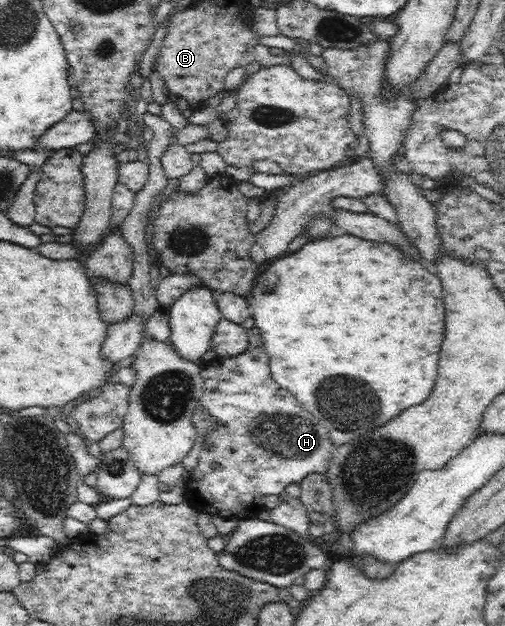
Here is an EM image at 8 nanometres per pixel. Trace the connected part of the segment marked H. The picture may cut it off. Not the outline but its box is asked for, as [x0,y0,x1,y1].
[184,326,335,520]

